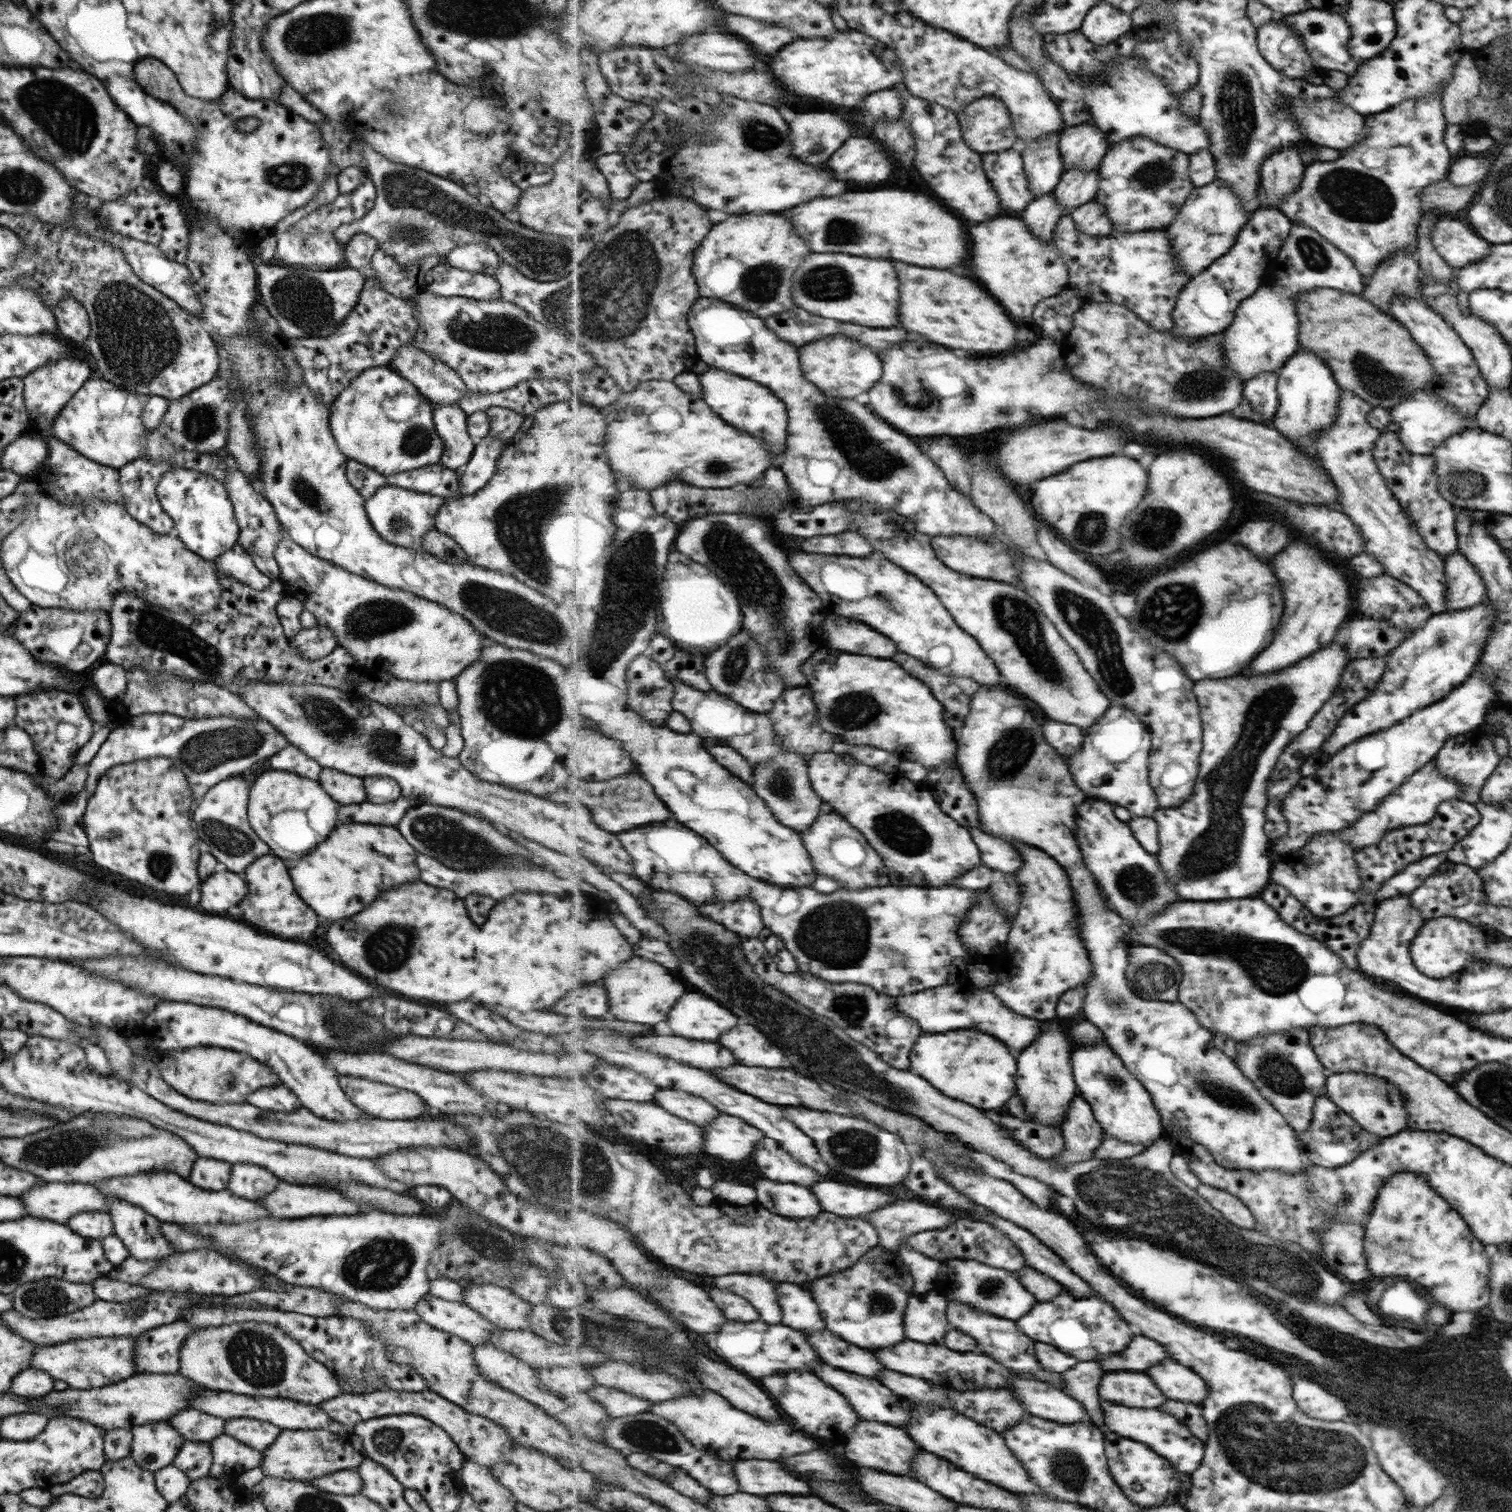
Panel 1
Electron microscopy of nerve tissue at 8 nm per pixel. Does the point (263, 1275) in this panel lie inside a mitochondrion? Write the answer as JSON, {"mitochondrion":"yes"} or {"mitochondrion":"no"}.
{"mitochondrion":"no"}

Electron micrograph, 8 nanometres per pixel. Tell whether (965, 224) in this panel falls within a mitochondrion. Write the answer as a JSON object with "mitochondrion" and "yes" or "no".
{"mitochondrion":"no"}

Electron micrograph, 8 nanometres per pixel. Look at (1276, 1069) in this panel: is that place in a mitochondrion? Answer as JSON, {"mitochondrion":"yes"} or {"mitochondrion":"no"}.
{"mitochondrion":"yes"}

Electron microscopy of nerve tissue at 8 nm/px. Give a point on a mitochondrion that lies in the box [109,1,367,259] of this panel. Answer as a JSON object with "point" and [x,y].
{"point":[317,34]}

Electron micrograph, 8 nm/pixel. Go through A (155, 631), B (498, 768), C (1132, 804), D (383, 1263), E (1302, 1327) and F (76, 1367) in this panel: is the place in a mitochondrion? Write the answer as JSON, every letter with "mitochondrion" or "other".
{"A":"mitochondrion","B":"other","C":"other","D":"mitochondrion","E":"other","F":"mitochondrion"}

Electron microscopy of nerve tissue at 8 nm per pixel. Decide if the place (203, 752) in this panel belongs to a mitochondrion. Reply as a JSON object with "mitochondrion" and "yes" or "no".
{"mitochondrion":"yes"}

